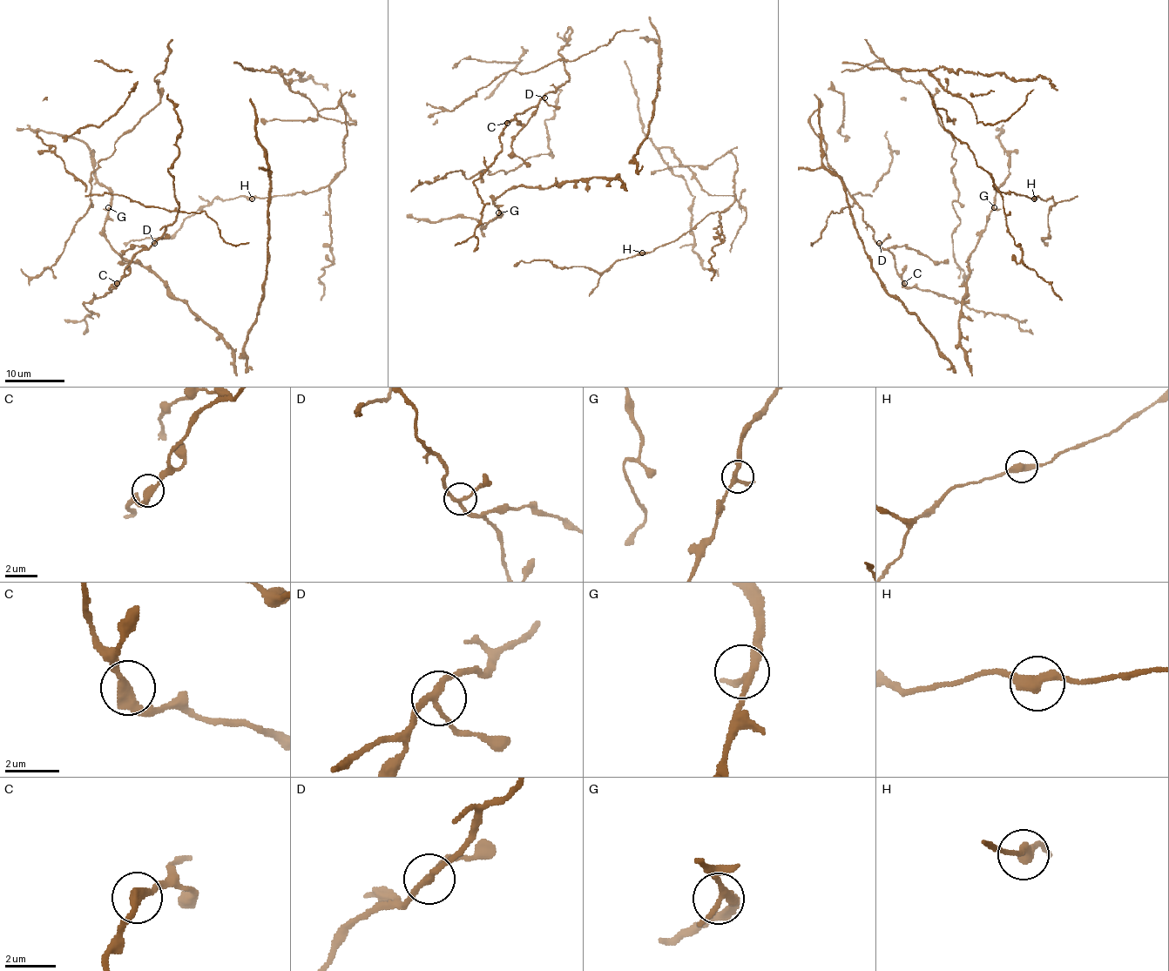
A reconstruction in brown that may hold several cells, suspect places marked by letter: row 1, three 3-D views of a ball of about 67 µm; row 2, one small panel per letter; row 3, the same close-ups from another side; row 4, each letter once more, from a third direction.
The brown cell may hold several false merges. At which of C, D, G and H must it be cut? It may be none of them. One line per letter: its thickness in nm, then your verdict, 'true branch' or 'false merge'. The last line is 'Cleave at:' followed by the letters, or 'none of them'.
C: 400 nm thick; true branch
D: 200 nm thick; true branch
G: 240 nm thick; true branch
H: 400 nm thick; true branch
Cleave at: none of them

